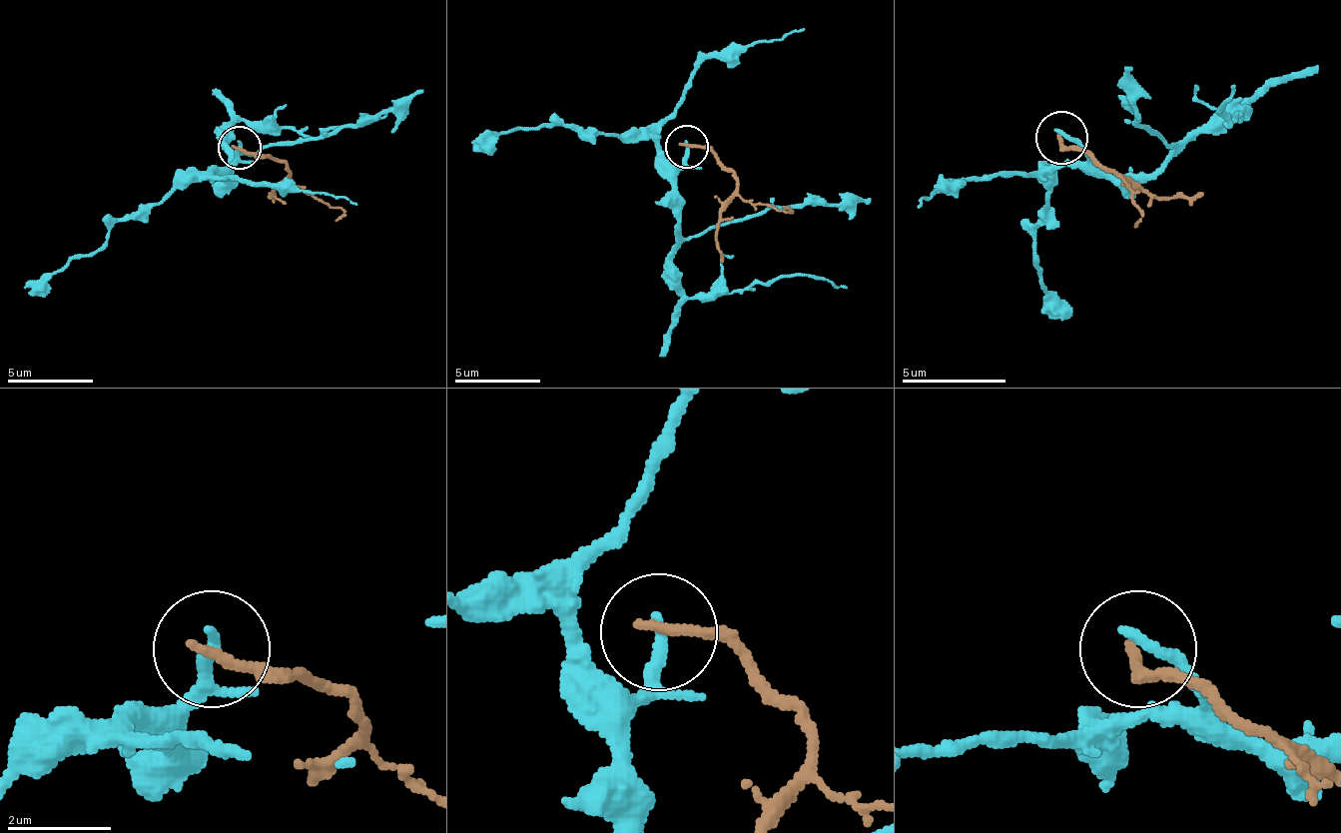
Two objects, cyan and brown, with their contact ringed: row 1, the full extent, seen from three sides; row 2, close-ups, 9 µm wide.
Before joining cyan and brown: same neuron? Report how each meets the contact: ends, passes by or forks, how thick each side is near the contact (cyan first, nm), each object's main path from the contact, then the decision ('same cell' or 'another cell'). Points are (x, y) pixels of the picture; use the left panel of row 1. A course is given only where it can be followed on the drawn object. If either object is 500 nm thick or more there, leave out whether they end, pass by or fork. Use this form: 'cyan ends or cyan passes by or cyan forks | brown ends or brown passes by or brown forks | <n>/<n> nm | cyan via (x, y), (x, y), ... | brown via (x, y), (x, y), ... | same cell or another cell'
cyan ends | brown ends | 240/220 nm | cyan via (241, 149), (228, 179), (228, 132), (241, 123), (275, 123), (322, 136), (335, 127), (364, 127), (398, 106) | brown via (241, 149), (279, 157), (296, 183), (338, 209), (335, 221) | another cell

